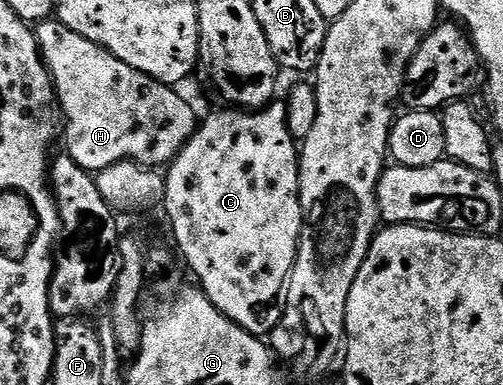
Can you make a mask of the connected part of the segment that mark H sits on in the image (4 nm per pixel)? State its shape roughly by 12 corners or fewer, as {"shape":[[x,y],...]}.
{"shape":[[59,20],[36,26],[66,152],[168,166],[199,116]]}

